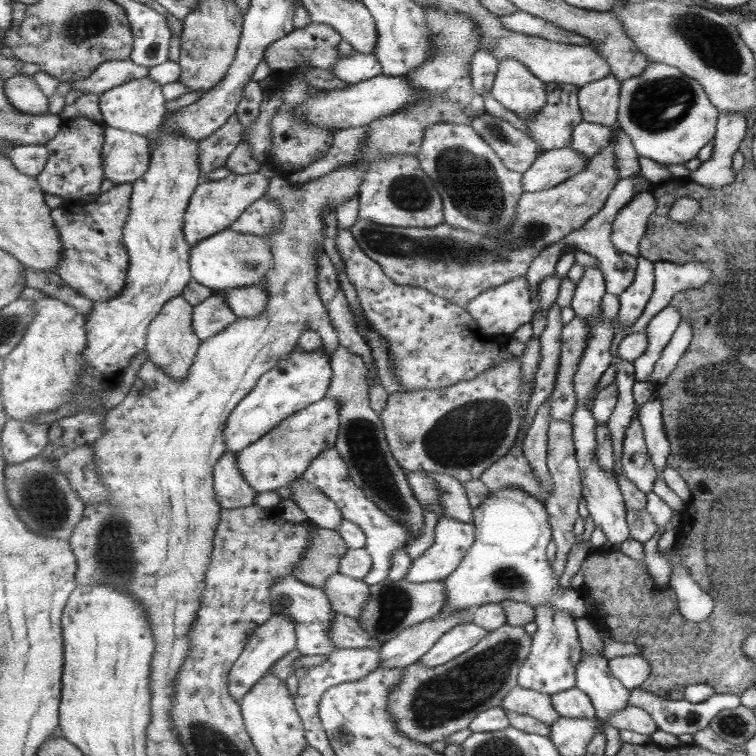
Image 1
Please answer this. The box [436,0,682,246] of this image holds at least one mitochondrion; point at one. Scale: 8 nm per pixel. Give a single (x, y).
(502, 136)

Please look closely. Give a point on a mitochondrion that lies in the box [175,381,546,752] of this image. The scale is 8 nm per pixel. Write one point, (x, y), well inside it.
(449, 695)

